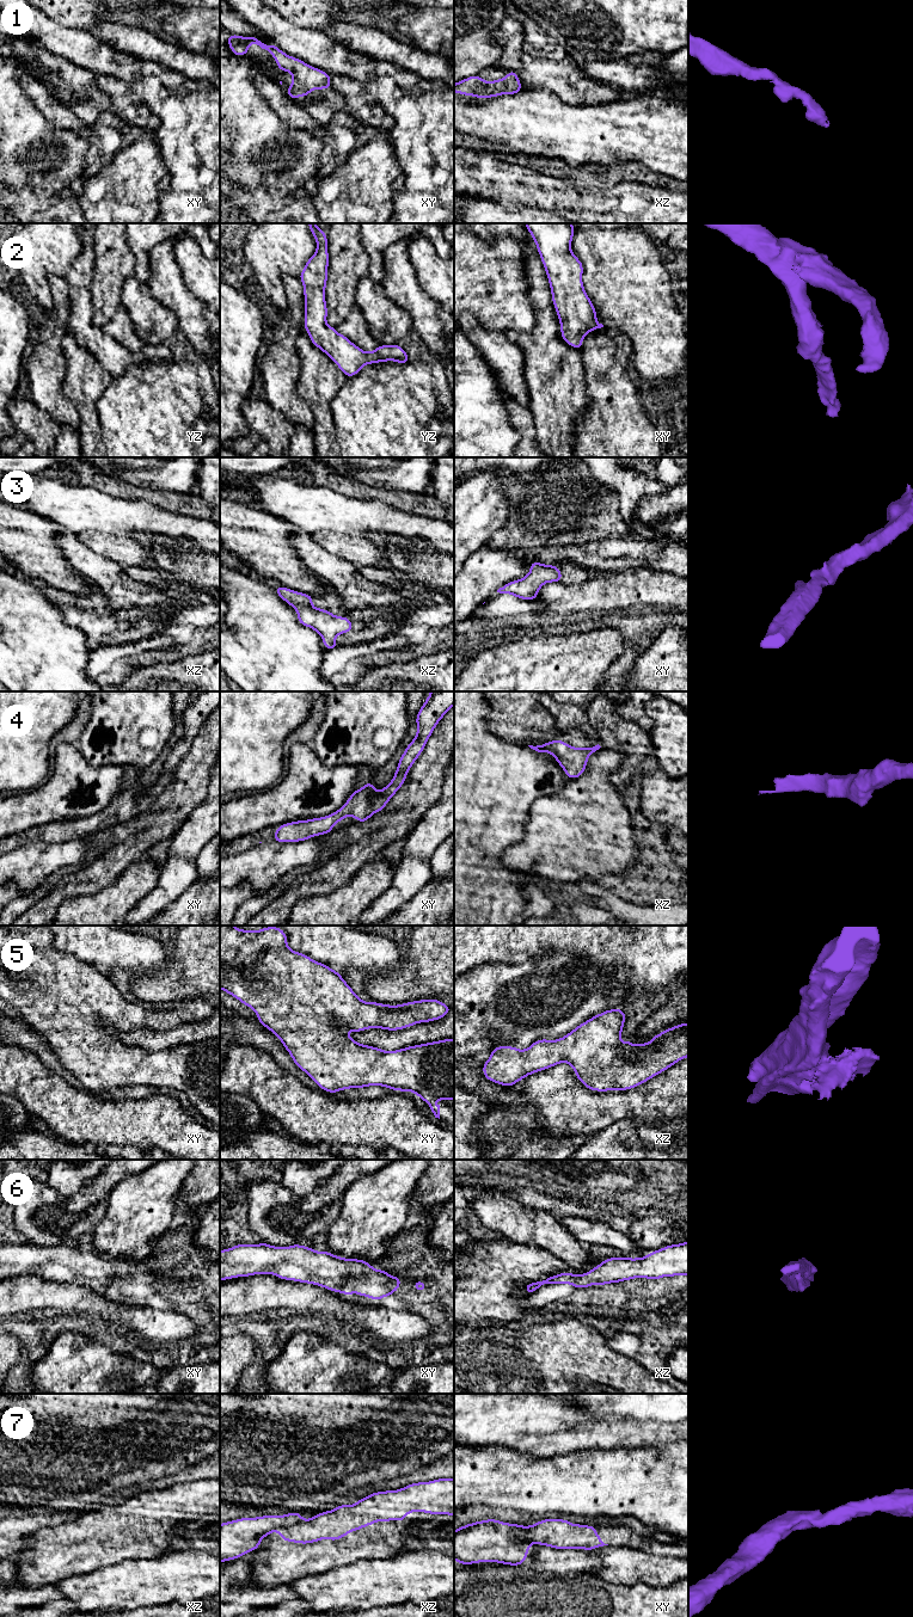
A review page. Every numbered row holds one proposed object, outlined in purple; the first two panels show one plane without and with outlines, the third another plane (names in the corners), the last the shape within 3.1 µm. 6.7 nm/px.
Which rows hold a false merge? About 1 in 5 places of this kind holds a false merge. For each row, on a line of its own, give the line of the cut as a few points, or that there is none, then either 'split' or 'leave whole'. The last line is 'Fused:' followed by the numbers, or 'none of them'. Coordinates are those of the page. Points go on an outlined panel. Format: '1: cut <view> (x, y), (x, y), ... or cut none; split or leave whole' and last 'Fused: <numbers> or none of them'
1: cut none; leave whole
2: cut none; leave whole
3: cut none; leave whole
4: cut none; leave whole
5: cut none; leave whole
6: cut none; leave whole
7: cut xz (302, 1519), (277, 1531); split
Fused: 7

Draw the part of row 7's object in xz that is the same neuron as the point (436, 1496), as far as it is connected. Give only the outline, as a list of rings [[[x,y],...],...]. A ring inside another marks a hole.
[[[436,1478],[410,1483],[397,1490],[375,1492],[354,1505],[338,1505],[277,1532],[283,1541],[300,1544],[338,1541],[376,1521],[404,1521],[410,1512],[454,1515],[454,1478]]]

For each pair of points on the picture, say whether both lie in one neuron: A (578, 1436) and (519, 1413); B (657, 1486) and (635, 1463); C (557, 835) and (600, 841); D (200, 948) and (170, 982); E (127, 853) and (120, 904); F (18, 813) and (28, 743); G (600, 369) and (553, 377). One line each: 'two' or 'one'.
A: one
B: one
C: one
D: one
E: two
F: two
G: two

